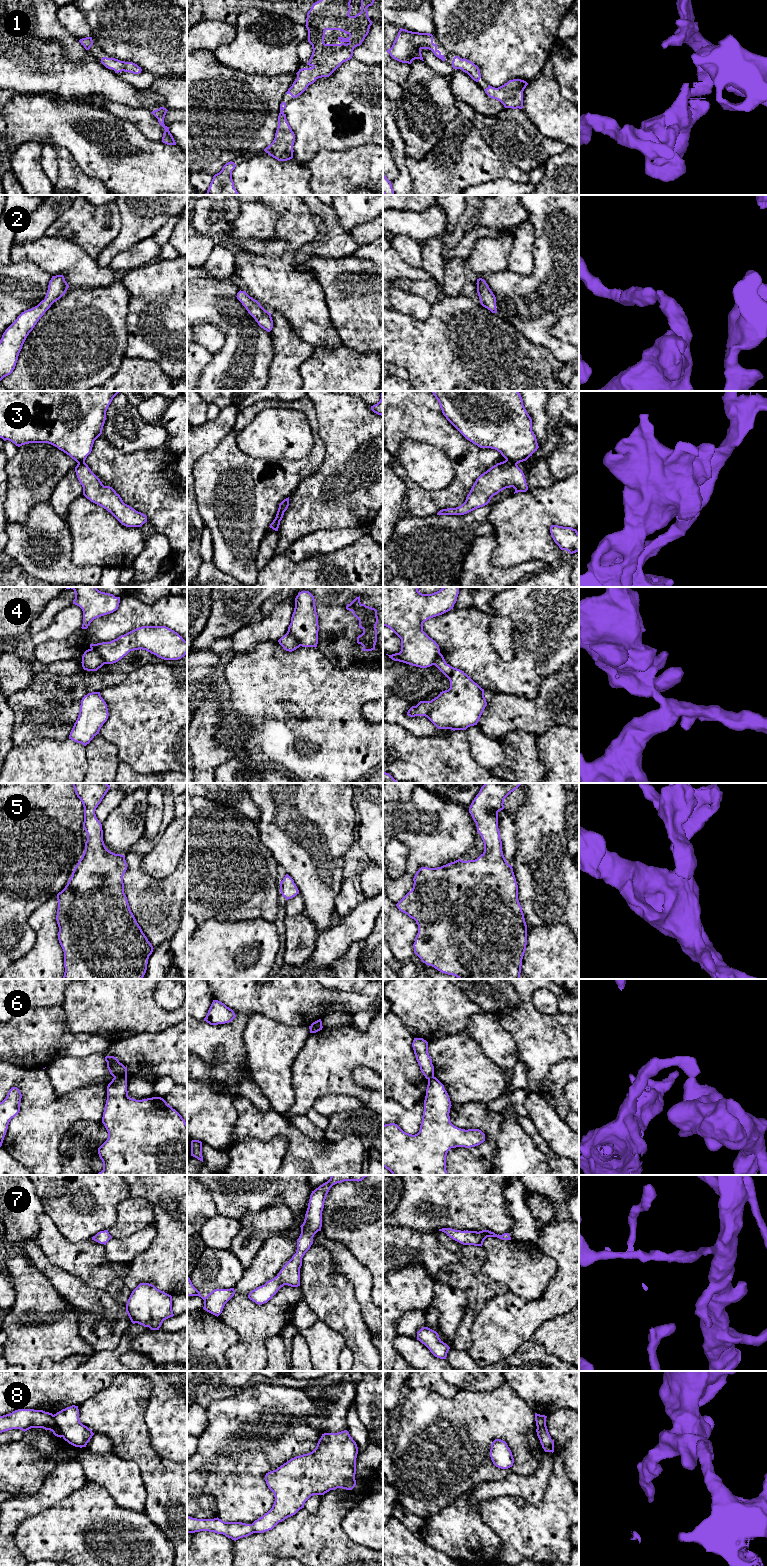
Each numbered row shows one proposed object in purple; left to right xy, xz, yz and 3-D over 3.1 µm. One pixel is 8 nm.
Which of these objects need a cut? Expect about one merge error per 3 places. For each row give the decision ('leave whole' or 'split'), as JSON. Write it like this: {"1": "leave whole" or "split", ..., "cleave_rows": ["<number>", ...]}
{"1": "leave whole", "2": "leave whole", "3": "split", "4": "split", "5": "leave whole", "6": "split", "7": "leave whole", "8": "split", "cleave_rows": ["3", "4", "6", "8"]}

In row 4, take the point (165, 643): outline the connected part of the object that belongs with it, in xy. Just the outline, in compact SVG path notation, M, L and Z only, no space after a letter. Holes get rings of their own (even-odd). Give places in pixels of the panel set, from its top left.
M142 626L110 642L90 644L104 664L121 660L130 651L146 650L164 660L178 660L187 654L187 641L166 626Z

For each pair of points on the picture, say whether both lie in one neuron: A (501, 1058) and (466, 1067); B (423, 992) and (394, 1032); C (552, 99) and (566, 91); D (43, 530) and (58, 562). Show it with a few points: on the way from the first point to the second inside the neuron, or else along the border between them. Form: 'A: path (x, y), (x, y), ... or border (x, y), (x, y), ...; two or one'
A: border (477, 1042), (481, 1050), (504, 1072), (507, 1078); two
B: border (393, 1012), (408, 1029), (413, 1038); two
C: border (554, 71), (559, 92), (568, 100); two
D: path (44, 538), (44, 548), (50, 554); one

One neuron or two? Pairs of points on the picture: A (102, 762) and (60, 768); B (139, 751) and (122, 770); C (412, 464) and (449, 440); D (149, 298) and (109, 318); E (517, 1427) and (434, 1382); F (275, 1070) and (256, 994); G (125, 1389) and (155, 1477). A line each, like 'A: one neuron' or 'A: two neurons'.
A: two neurons
B: two neurons
C: two neurons
D: two neurons
E: two neurons
F: two neurons
G: one neuron

